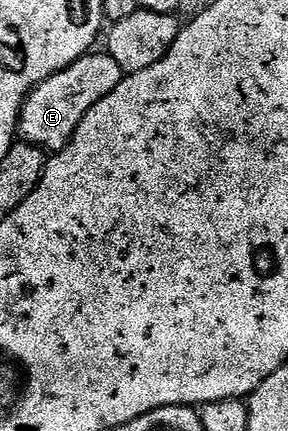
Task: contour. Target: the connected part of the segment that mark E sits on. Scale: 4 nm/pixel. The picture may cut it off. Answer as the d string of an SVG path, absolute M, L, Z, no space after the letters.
M107 52L86 53L31 90L19 116L18 136L48 154L59 153L71 141L73 131L77 131L81 119L89 115L89 107L101 103L101 99L105 99L105 95L109 95L109 91L113 91L124 76L123 69L117 67L117 59L113 59Z

